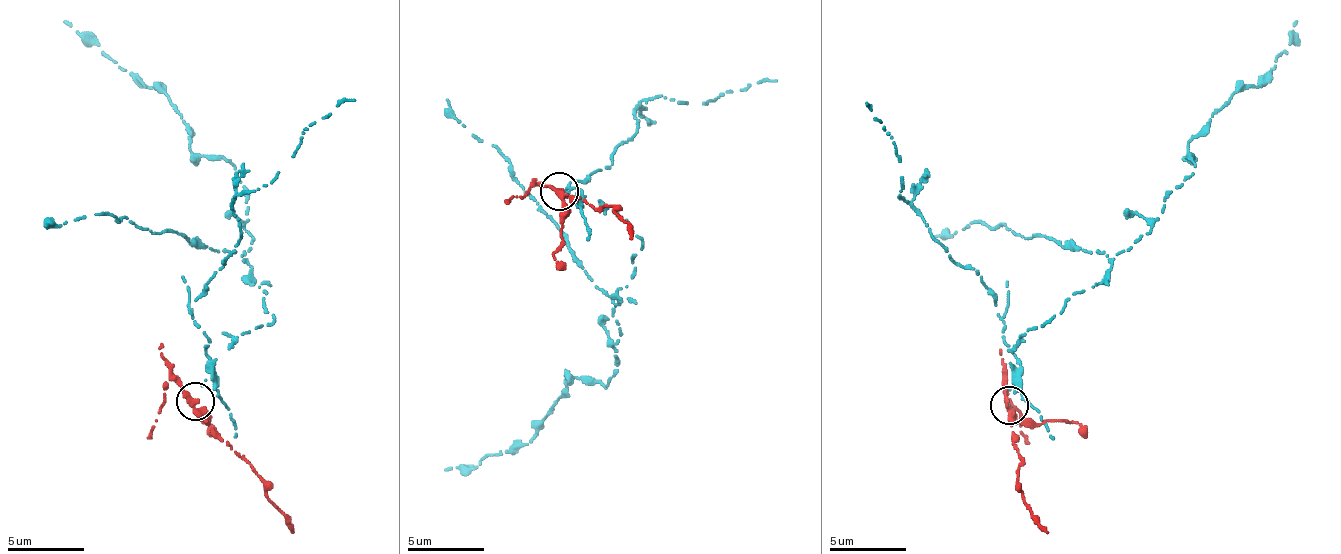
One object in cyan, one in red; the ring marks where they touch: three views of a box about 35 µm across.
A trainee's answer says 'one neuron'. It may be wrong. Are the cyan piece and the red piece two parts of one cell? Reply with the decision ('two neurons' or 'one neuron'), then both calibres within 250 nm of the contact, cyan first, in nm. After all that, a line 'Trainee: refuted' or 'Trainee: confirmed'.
two neurons | 70/320 nm
Trainee: refuted

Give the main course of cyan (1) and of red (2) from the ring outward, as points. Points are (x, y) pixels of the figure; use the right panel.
1: (1008, 406), (1010, 344), (1143, 236), (1196, 164), (1187, 142), (1241, 89), (1262, 86), (1297, 20)
2: (1008, 406), (1012, 444), (1021, 458), (1018, 481), (1025, 504), (1048, 533)

